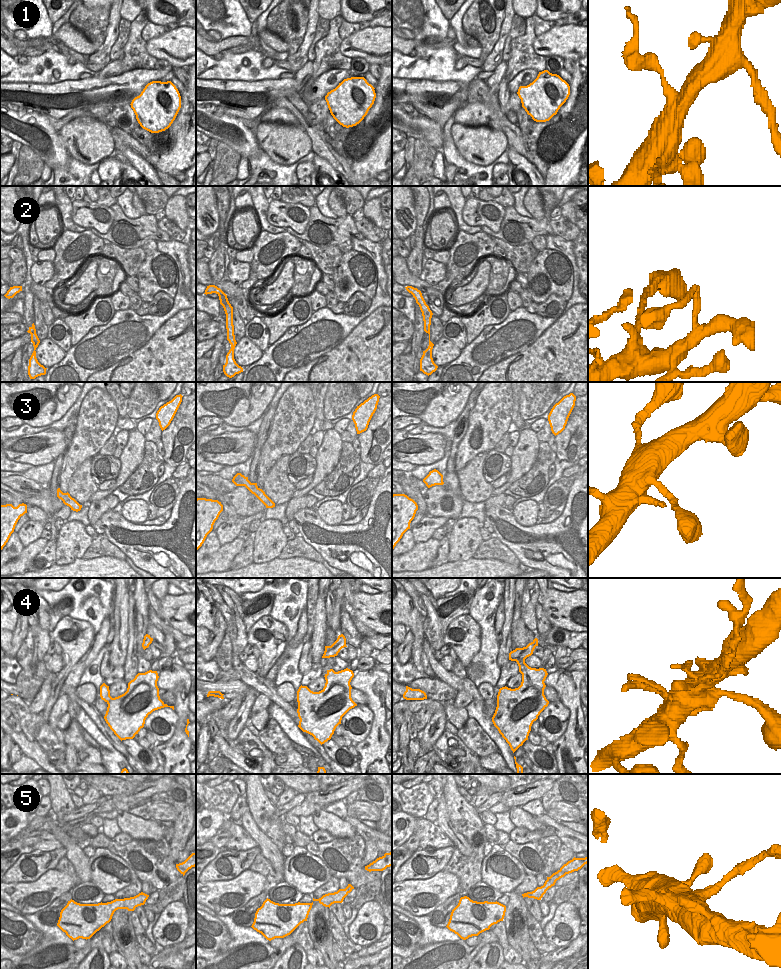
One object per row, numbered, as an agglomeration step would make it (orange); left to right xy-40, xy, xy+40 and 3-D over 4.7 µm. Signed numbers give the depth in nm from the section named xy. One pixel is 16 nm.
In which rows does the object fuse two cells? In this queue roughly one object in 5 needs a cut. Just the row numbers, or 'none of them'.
4, 5

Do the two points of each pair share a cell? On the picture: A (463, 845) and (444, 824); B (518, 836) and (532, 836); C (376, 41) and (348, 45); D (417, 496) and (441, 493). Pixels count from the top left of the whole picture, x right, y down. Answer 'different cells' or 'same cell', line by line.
A: same cell
B: same cell
C: same cell
D: different cells

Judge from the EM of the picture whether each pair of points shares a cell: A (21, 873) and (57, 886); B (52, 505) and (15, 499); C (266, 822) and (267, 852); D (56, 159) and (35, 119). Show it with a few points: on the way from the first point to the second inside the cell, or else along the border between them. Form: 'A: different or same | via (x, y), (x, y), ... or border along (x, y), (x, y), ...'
A: different | border along (54, 868), (48, 869), (33, 881), (14, 883)
B: same | via (43, 501), (24, 499)
C: different | border along (252, 816), (255, 824), (280, 851)
D: same | via (53, 149), (52, 139), (44, 129)

